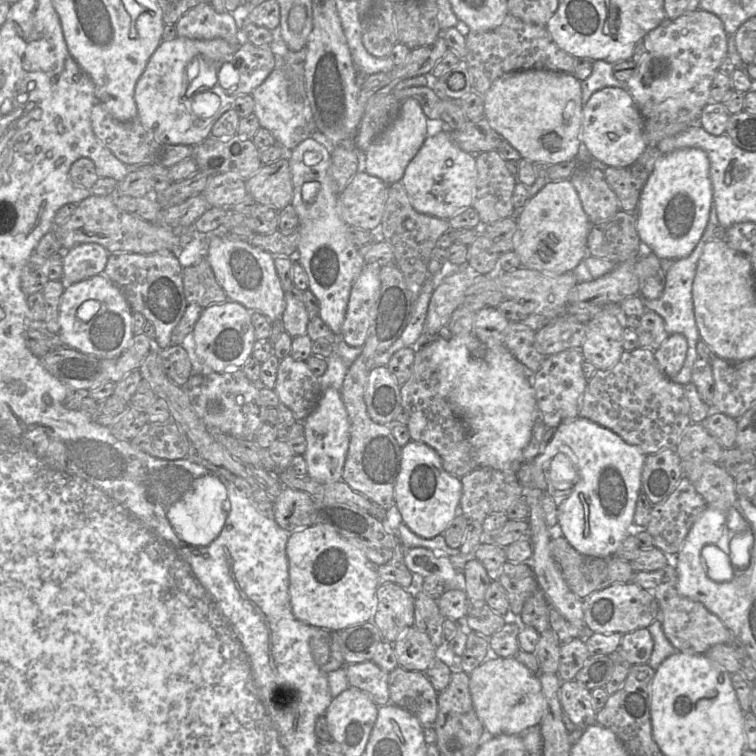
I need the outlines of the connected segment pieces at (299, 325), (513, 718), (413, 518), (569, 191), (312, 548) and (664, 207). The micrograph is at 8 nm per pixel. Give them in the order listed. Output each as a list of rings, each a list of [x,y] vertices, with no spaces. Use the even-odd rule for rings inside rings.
[[[295,285],[285,292],[286,308],[282,315],[285,331],[293,338],[307,333],[310,320],[305,304],[303,291]]]
[[[498,657],[482,662],[469,674],[469,689],[475,712],[484,728],[492,735],[521,735],[533,726],[539,726],[545,712],[545,699],[538,674],[533,673],[514,657]]]
[[[414,440],[401,447],[401,468],[394,497],[402,520],[410,530],[426,539],[442,534],[455,516],[463,515],[461,496],[461,478],[444,470],[441,457],[433,448]]]
[[[570,179],[549,181],[537,194],[528,199],[521,210],[516,211],[515,219],[517,222],[517,231],[513,237],[513,251],[518,255],[521,261],[521,267],[537,270],[542,273],[560,275],[566,272],[572,272],[575,267],[587,256],[587,239],[592,224],[590,223],[589,218],[583,209],[577,190]]]
[[[312,524],[289,534],[286,553],[288,559],[289,595],[294,616],[310,626],[326,630],[341,630],[367,622],[375,605],[377,588],[380,585],[375,565],[366,555],[347,539],[326,524]]]
[[[682,148],[674,150],[668,154],[662,155],[655,163],[655,167],[644,185],[639,205],[636,211],[636,229],[645,250],[654,253],[660,260],[676,260],[683,259],[691,254],[702,237],[710,216],[711,205],[713,203],[713,187],[710,178],[710,161],[705,151],[699,148]]]

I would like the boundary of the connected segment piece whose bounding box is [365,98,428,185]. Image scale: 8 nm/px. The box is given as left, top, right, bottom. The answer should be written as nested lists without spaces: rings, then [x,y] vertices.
[[[408,98],[400,103],[398,115],[365,152],[365,172],[387,185],[401,181],[405,169],[422,147],[428,135],[427,117],[420,103]]]

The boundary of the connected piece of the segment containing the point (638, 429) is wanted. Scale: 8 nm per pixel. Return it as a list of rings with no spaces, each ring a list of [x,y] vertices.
[[[640,347],[626,350],[615,366],[596,370],[588,380],[579,402],[578,416],[612,430],[646,455],[675,449],[683,432],[692,423],[683,386],[663,375],[654,351]]]

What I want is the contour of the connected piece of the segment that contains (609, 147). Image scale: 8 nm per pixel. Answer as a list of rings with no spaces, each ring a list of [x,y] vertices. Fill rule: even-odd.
[[[604,87],[594,92],[582,109],[580,142],[583,142],[594,159],[607,166],[626,167],[634,163],[648,146],[644,135],[644,119],[626,87]]]

